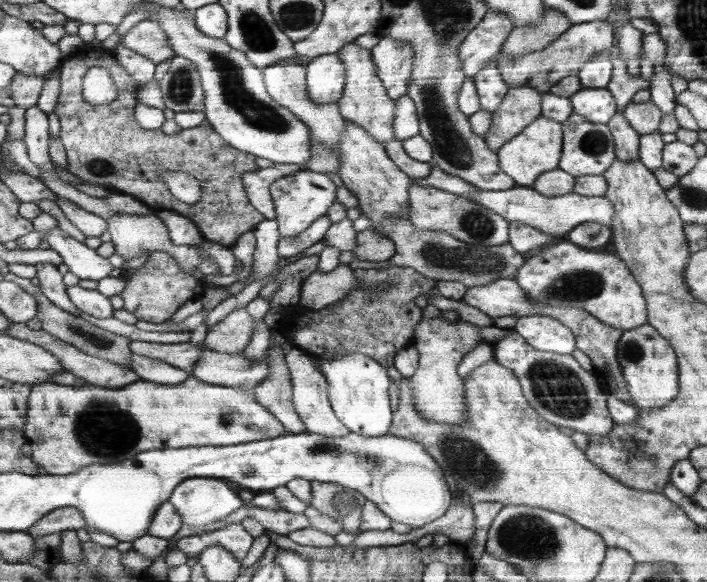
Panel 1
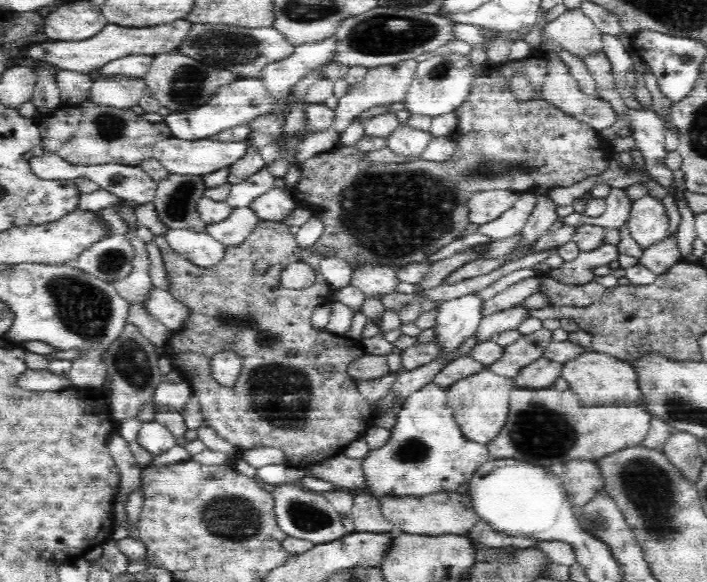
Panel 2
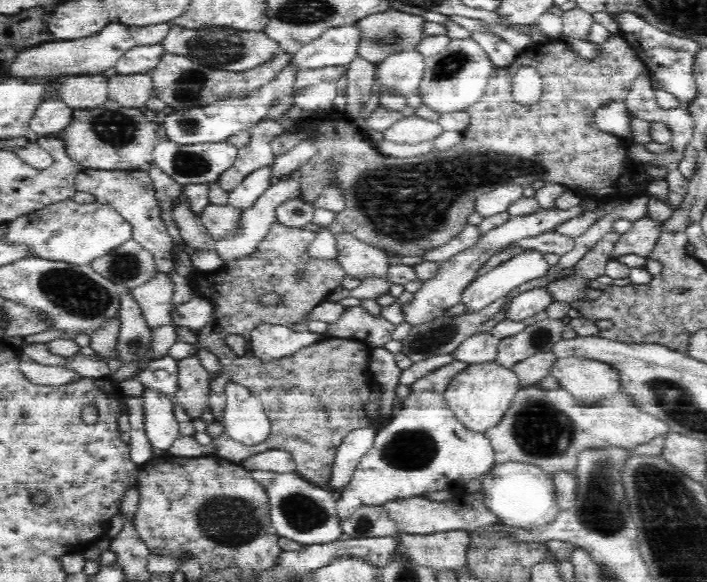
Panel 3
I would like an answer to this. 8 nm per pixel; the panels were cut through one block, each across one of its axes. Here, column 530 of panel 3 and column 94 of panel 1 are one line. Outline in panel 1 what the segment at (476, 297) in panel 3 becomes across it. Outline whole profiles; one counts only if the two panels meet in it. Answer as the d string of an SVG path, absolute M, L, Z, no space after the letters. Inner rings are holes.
M60 227L52 229L47 235L32 231L19 240L22 249L39 249L42 242L48 242L65 258L65 264L82 280L104 280L114 272L112 261L100 255L99 250L90 248L85 242L72 238Z

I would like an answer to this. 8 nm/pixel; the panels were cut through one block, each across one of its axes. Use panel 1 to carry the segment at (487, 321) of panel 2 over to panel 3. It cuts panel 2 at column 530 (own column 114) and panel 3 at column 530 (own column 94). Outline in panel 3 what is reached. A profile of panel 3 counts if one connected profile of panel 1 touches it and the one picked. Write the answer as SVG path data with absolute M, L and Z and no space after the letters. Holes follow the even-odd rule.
M545 287L528 290L528 292L524 292L523 294L516 296L516 298L512 297L507 318L524 320L541 311L547 310L548 306L555 301L554 295Z

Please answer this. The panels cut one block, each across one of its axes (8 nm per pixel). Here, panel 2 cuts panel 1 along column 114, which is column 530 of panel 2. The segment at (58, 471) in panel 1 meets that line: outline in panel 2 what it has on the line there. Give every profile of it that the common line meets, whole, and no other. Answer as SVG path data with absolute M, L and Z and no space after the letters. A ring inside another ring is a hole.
M554 386L541 389L522 388L517 387L510 393L510 408L506 422L502 426L502 430L487 442L488 448L490 448L490 456L494 458L512 458L528 464L535 464L539 467L548 469L553 464L558 463L570 463L574 461L592 461L595 457L605 457L606 455L612 454L624 450L625 448L634 448L641 444L641 442L649 435L650 429L652 428L653 417L648 413L642 406L633 405L630 402L618 402L606 405L582 405L579 402L578 395L572 390L567 389L565 391L558 391L554 389Z

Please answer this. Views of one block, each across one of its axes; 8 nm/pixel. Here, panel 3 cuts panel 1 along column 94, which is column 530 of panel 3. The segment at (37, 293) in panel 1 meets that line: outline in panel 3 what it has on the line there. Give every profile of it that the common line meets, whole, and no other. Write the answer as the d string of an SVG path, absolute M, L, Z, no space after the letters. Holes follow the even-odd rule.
M546 318L546 320L534 322L525 330L500 339L495 360L498 361L498 364L512 367L515 362L520 362L532 354L553 351L554 344L563 340L565 326L560 318Z

